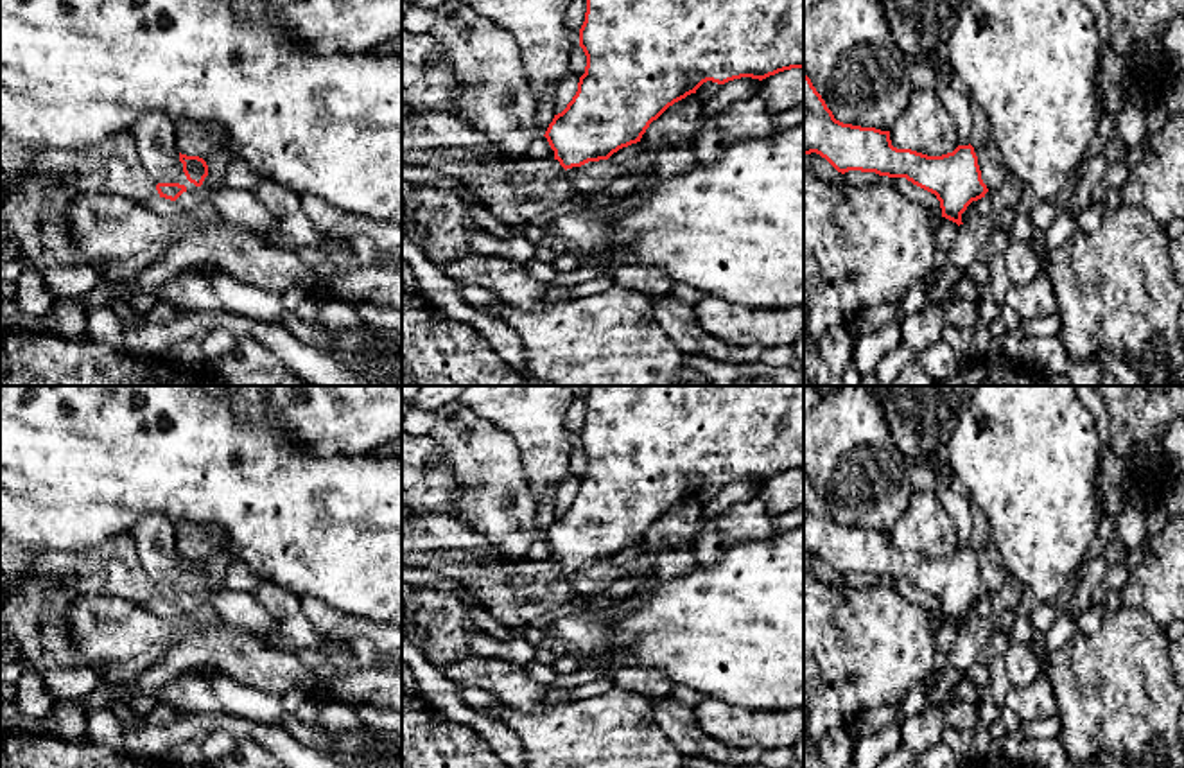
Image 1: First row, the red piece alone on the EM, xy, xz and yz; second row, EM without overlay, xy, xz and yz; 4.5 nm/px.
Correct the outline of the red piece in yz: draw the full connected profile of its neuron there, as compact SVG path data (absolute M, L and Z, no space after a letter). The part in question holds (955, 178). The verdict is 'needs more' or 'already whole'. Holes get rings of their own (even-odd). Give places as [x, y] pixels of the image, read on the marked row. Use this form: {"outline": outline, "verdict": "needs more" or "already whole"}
{"outline": "M804 70L804 154L811 153L825 158L841 174L861 170L906 178L935 194L942 217L958 226L963 224L962 214L967 206L988 192L971 144L942 156L897 149L890 131L836 120Z", "verdict": "already whole"}

